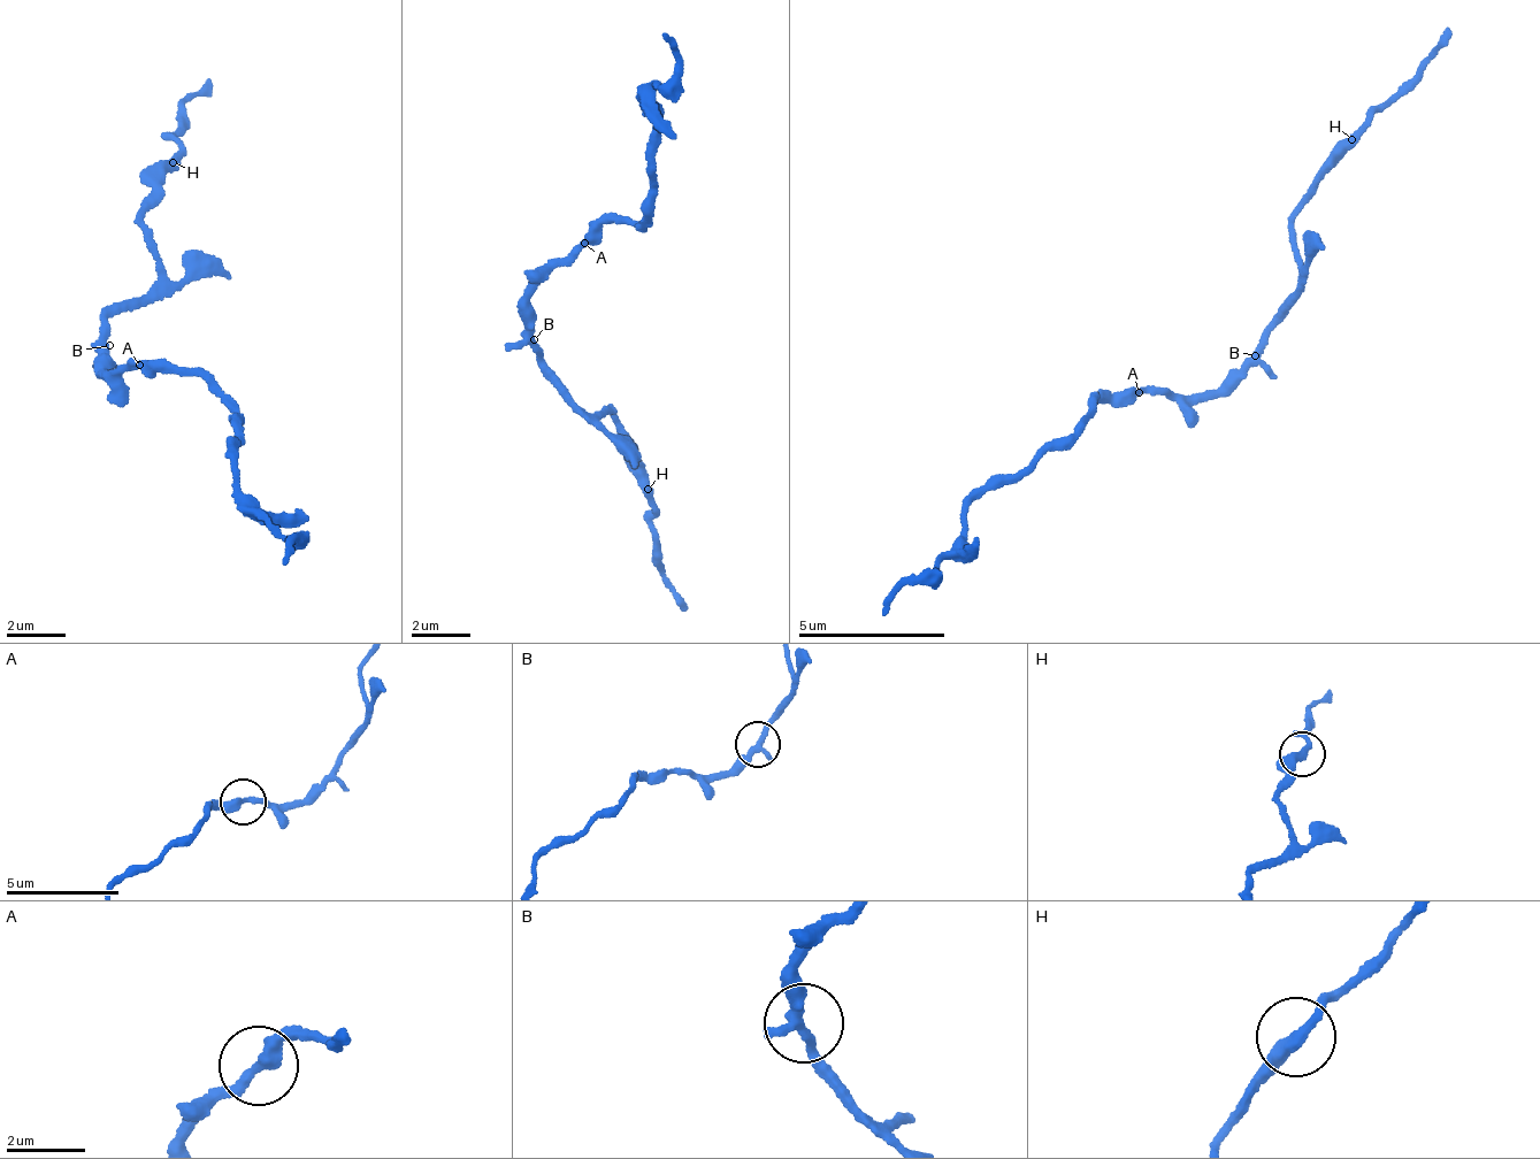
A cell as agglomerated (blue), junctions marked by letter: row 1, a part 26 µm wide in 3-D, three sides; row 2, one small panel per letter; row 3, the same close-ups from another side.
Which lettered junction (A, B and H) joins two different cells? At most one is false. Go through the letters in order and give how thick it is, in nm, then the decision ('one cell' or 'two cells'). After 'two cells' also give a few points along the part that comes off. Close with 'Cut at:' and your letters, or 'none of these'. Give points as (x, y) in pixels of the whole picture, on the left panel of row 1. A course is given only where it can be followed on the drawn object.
A: 340 nm | one cell
B: 320 nm | one cell
H: 320 nm | two cells | (173, 164), (183, 108), (206, 76)
Cut at: H

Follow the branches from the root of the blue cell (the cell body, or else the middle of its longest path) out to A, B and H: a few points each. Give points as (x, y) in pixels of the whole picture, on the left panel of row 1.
A: (112, 376), (133, 371), (139, 365)
B: (112, 376), (106, 368), (114, 355), (109, 345)
H: (112, 376), (101, 366), (99, 338), (108, 315), (153, 290), (153, 239), (143, 231), (143, 217), (173, 164)

